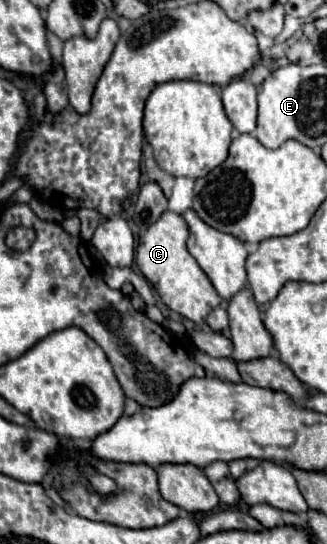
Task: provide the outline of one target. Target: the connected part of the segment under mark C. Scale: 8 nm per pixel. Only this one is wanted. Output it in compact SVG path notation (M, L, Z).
M164 211L154 225L140 233L140 241L136 247L136 265L142 271L142 275L154 285L160 299L172 311L180 313L182 317L194 323L202 323L206 319L206 313L222 303L222 297L216 293L214 285L200 269L196 259L188 253L186 239L188 239L186 221L178 213Z

